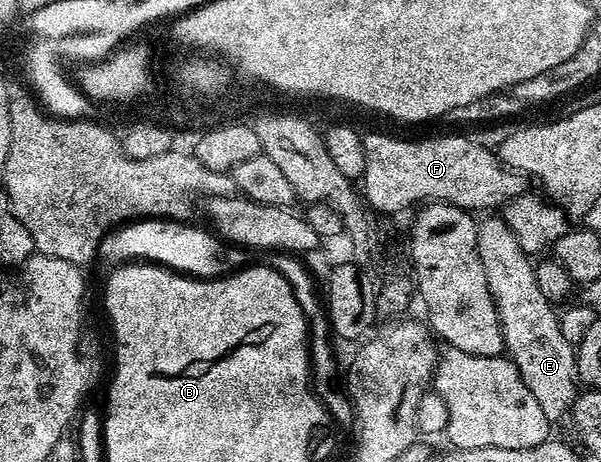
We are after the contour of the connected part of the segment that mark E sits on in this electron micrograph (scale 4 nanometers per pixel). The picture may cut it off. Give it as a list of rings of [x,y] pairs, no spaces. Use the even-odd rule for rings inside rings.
[[[486,215],[478,221],[478,250],[480,264],[484,267],[484,279],[488,281],[488,291],[494,300],[498,312],[500,327],[506,344],[505,352],[520,371],[520,379],[536,395],[536,403],[540,403],[540,411],[552,423],[558,423],[561,417],[567,416],[568,410],[576,396],[576,349],[568,339],[564,339],[564,331],[560,331],[559,314],[555,306],[540,291],[534,274],[535,262],[520,247],[516,235],[508,227],[508,223],[500,215]]]

